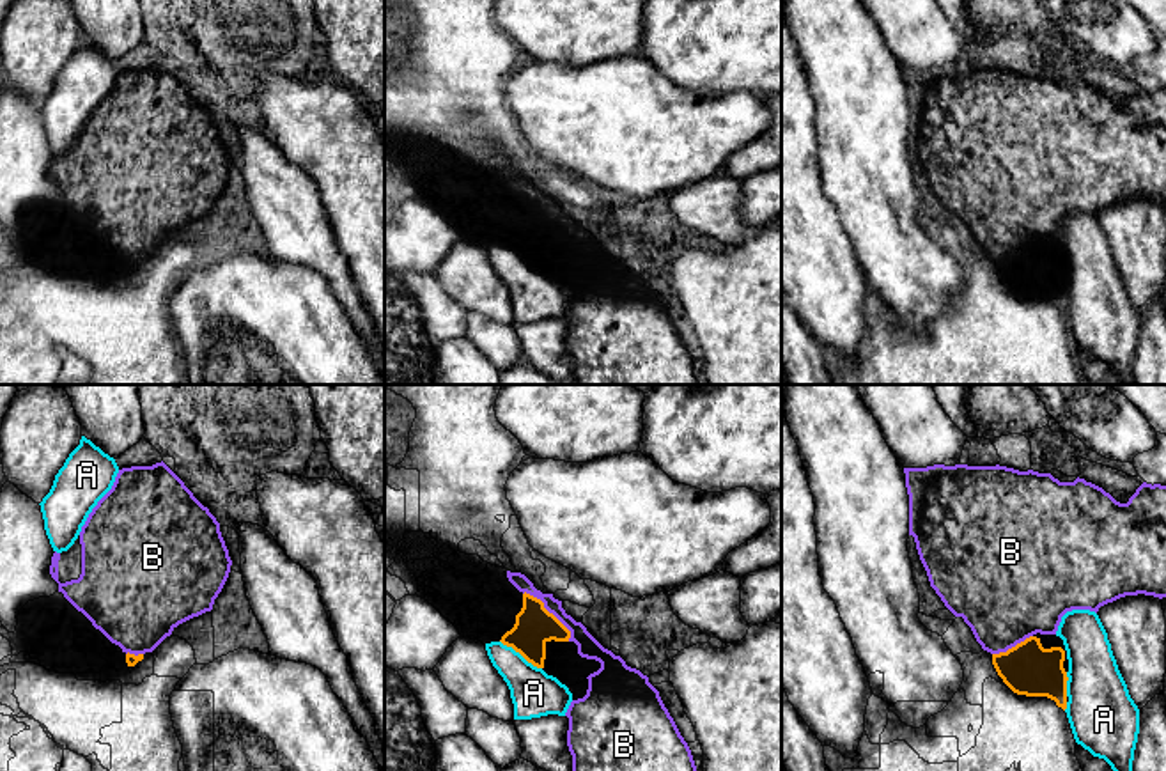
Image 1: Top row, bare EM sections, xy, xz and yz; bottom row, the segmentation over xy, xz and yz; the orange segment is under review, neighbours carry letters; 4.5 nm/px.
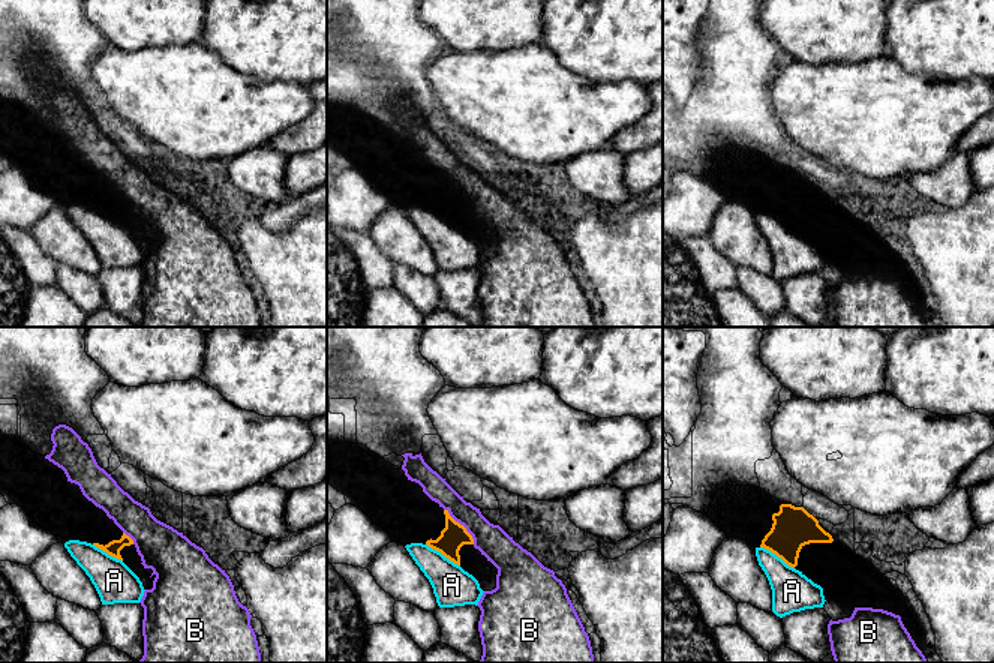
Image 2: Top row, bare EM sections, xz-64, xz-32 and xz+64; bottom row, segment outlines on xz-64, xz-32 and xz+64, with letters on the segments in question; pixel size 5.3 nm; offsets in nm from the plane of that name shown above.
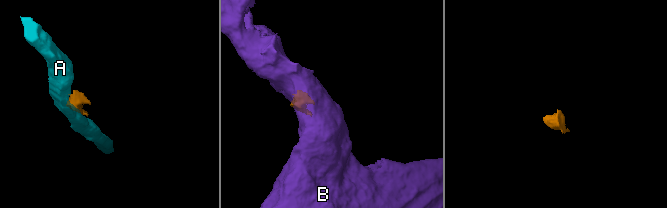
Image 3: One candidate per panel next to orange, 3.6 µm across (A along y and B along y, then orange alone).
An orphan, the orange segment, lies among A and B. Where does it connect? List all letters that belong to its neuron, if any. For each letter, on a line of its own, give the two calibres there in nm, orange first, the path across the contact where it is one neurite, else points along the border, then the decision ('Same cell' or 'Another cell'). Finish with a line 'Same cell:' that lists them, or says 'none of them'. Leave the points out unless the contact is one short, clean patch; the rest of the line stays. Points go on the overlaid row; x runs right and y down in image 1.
A: Thickness 180 nm (orange) against 220 nm. Boundary: xz (500, 640), (541, 669). Another cell
B: Thickness 180 nm (orange) against 100 nm. Path across: xz (534, 626), (551, 614), (589, 647). Same cell
Same cell: B

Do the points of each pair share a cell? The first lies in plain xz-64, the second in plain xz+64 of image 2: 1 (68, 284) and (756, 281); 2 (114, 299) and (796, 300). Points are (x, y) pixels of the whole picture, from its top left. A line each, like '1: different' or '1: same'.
1: same
2: same

